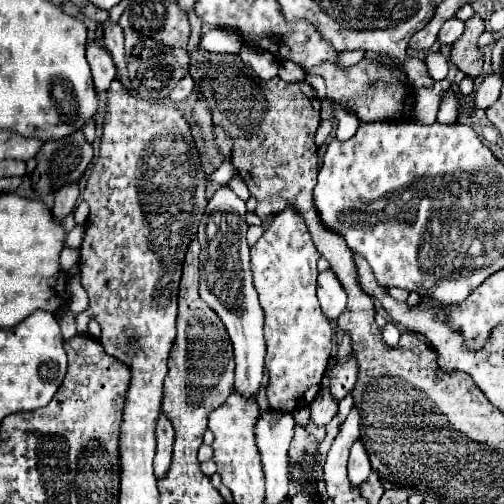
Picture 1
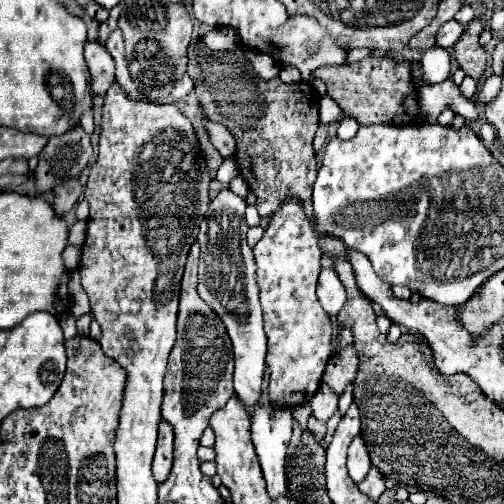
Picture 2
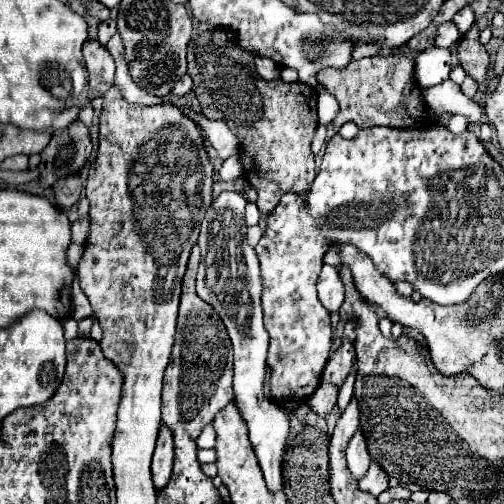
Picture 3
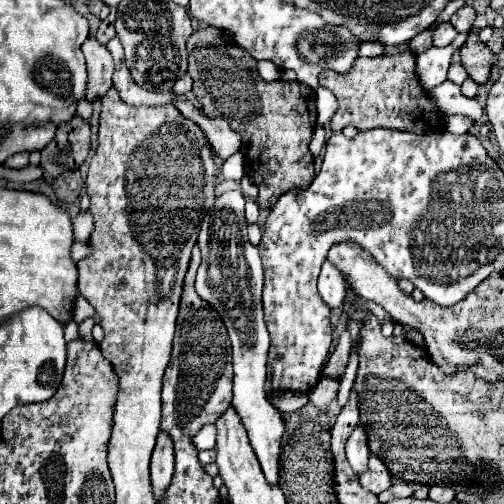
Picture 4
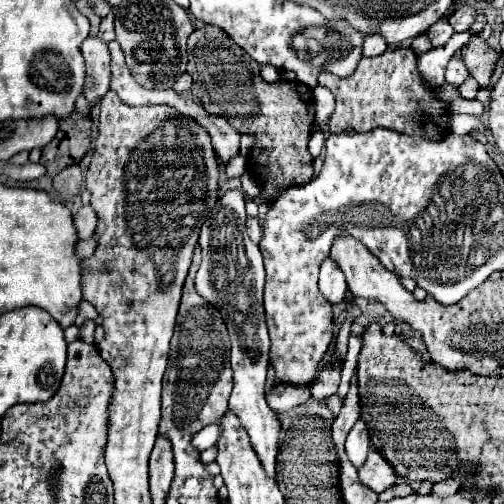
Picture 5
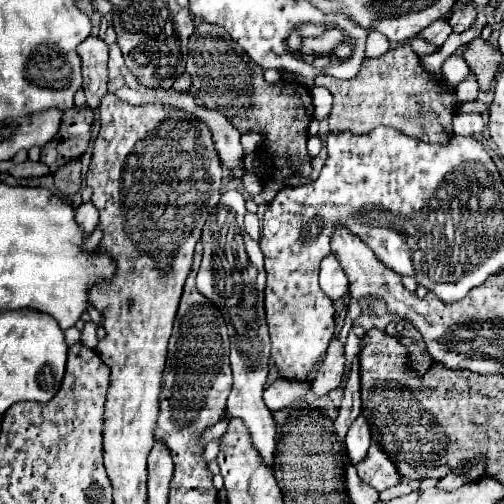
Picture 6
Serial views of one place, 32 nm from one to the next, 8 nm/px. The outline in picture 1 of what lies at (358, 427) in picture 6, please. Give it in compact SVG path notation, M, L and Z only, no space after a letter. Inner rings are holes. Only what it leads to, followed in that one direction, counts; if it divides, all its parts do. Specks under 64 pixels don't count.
M356 440L356 444L352 444L350 448L350 458L348 458L348 478L352 482L352 486L360 486L368 474L372 472L372 466L370 466L370 460L368 460L368 454L364 450L364 444L362 440Z

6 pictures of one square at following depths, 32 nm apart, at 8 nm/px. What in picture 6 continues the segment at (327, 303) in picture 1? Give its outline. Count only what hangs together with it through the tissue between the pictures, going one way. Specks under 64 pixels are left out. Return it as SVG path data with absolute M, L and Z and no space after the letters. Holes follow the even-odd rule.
M328 254L320 264L320 286L332 300L342 298L348 290L348 278L344 276L340 262L332 254Z

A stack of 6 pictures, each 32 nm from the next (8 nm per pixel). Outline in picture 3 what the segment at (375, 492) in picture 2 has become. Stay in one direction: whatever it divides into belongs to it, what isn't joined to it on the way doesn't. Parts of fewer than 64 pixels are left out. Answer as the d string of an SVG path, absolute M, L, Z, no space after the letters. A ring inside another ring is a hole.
M372 460L368 472L360 478L358 484L364 492L370 492L372 496L378 496L380 492L384 492L388 488L388 474L384 470L380 470L380 464L376 464L376 460Z

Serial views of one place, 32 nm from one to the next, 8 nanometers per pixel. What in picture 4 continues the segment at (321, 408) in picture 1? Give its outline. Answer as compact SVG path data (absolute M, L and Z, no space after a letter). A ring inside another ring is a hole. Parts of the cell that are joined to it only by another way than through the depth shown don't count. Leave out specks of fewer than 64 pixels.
M324 372L320 374L316 386L312 388L310 392L310 400L318 406L318 408L326 408L330 404L332 398L336 398L336 392L338 392L338 378L334 376L326 376Z

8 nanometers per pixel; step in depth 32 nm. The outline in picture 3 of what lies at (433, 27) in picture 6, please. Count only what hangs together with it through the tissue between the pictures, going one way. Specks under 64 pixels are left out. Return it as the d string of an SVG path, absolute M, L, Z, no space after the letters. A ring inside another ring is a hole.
M444 22L444 24L440 24L440 28L438 28L438 32L436 32L434 44L436 44L438 48L448 48L448 46L452 46L458 38L460 38L460 32L458 32L456 24L454 24L454 22Z

